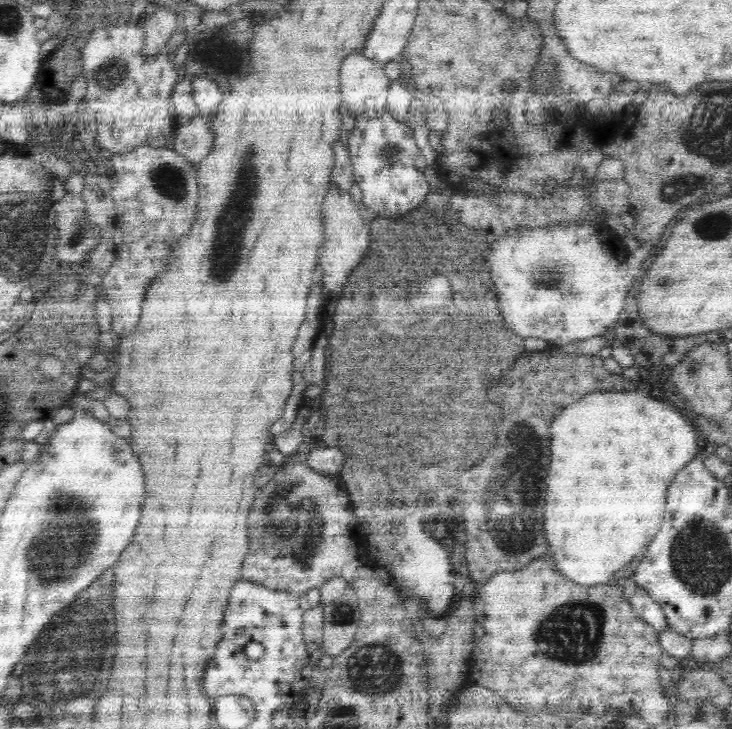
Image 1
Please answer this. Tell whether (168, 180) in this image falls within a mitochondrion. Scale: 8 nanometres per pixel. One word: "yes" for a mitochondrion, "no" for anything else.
yes

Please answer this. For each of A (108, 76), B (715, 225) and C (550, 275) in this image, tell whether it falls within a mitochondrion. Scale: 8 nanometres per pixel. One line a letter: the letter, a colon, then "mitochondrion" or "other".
A: mitochondrion
B: mitochondrion
C: mitochondrion

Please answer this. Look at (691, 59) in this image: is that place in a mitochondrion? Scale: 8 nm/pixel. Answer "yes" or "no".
no

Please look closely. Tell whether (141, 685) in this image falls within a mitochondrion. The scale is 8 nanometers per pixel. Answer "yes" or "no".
no

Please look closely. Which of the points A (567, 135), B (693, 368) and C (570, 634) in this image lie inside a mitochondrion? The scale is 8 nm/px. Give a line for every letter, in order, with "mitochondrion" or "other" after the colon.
A: other
B: mitochondrion
C: mitochondrion

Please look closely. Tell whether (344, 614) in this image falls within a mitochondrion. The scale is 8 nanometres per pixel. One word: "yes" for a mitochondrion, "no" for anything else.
yes

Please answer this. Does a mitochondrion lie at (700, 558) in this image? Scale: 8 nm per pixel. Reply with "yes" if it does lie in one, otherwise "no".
yes

